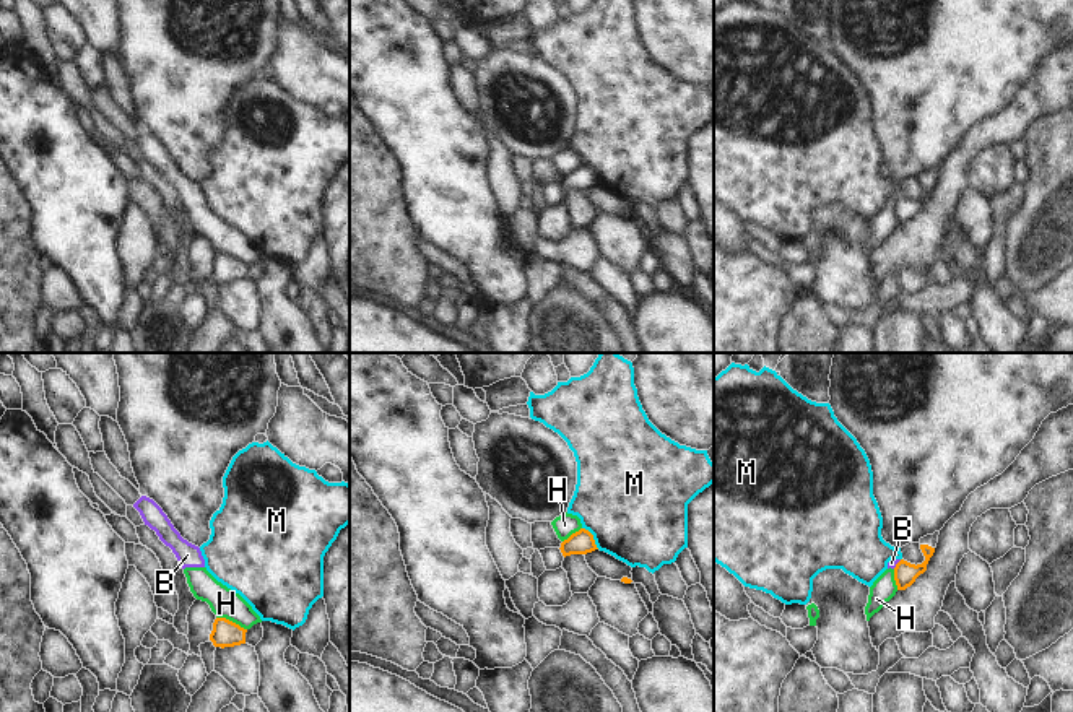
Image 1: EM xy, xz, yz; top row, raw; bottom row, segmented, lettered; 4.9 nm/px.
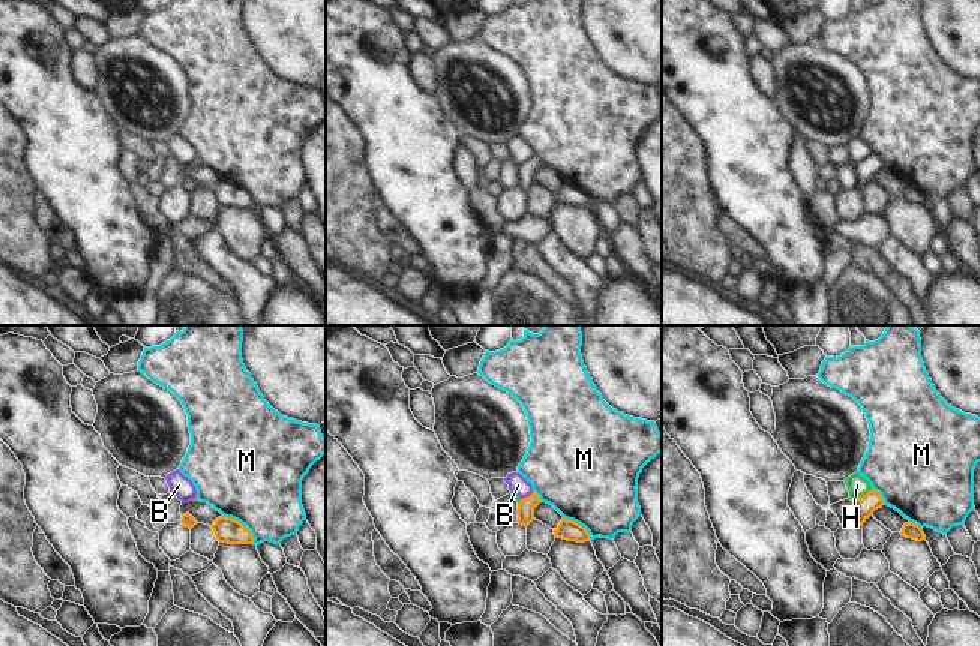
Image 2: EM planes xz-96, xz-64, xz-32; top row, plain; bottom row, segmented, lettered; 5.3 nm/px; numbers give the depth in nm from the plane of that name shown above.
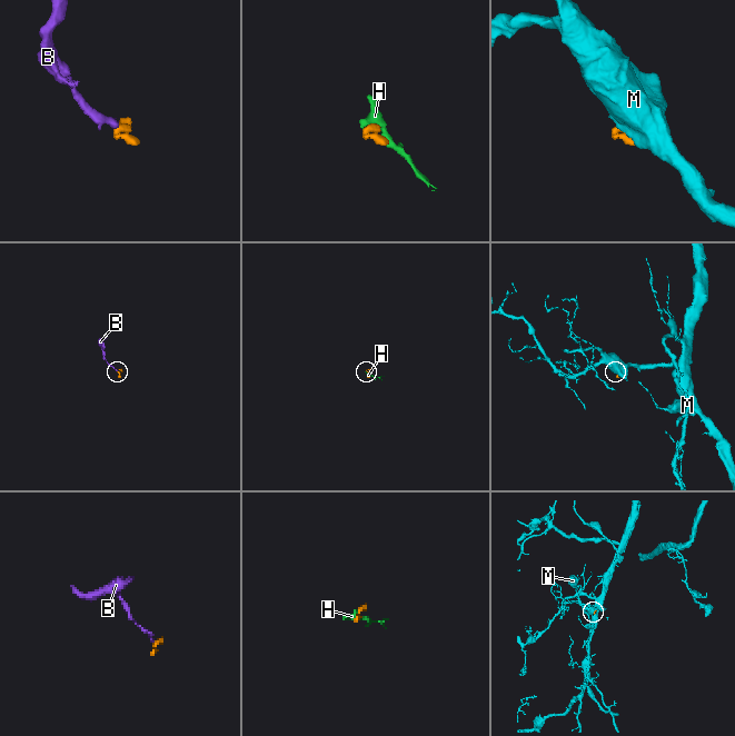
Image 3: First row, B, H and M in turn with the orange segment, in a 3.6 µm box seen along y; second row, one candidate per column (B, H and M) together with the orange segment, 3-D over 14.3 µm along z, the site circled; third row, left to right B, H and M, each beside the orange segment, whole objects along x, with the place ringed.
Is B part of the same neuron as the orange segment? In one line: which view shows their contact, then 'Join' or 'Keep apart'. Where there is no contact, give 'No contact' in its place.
Touches orange in yz. Keep apart

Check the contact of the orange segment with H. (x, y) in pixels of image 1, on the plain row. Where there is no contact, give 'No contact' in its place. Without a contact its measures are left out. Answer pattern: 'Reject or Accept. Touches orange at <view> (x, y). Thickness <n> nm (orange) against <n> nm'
Reject. Touches orange at xy (231, 257). Thickness 130 nm (orange) against 140 nm

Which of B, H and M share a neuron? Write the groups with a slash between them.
B H / M

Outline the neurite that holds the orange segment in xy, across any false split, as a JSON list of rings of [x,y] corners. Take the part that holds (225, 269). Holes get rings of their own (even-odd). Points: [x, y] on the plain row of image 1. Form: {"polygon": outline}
{"polygon": [[[216,254],[213,258],[210,276],[215,283],[234,283],[245,280],[245,268],[247,265],[241,263],[239,260],[226,254]]]}

